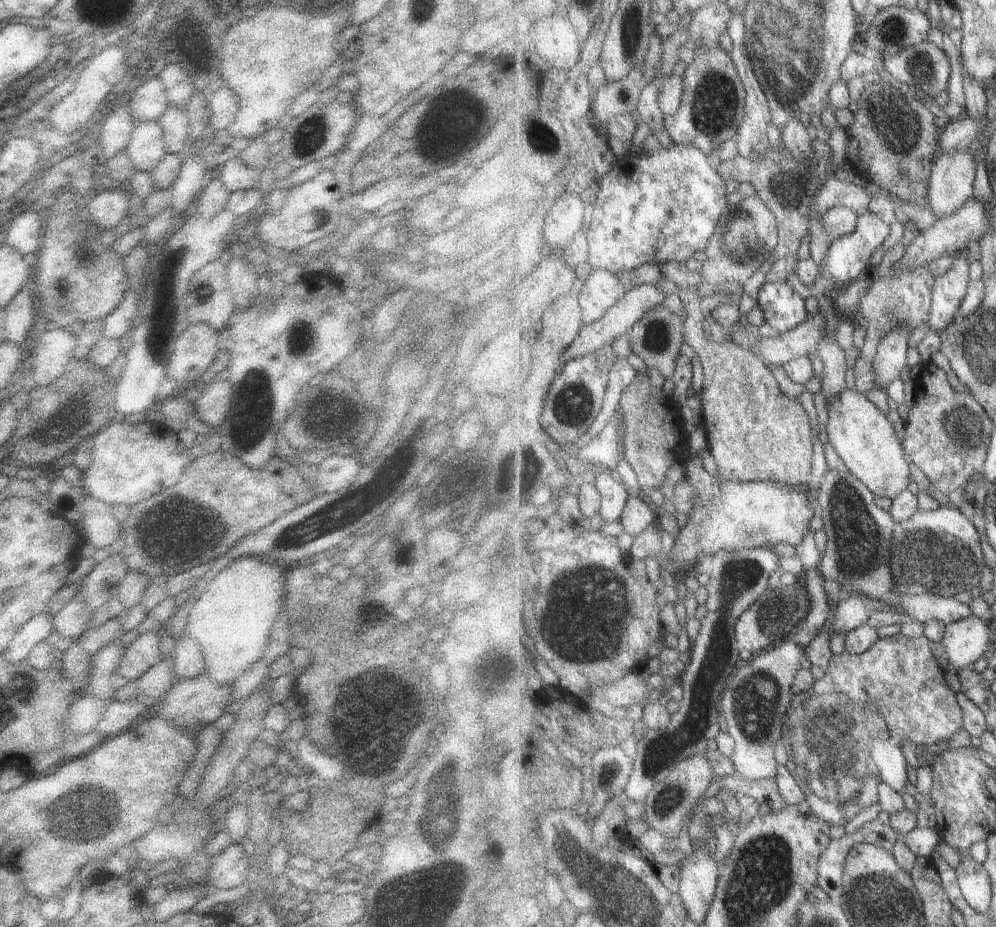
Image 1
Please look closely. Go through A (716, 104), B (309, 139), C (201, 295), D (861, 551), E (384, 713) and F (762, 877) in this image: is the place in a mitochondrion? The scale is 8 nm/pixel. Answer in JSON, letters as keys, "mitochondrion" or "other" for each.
{"A":"mitochondrion","B":"mitochondrion","C":"other","D":"mitochondrion","E":"mitochondrion","F":"mitochondrion"}

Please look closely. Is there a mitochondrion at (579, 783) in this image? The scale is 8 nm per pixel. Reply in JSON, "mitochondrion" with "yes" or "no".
{"mitochondrion":"no"}

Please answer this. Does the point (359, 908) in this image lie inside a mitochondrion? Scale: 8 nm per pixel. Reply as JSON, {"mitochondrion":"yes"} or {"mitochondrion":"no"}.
{"mitochondrion":"no"}

